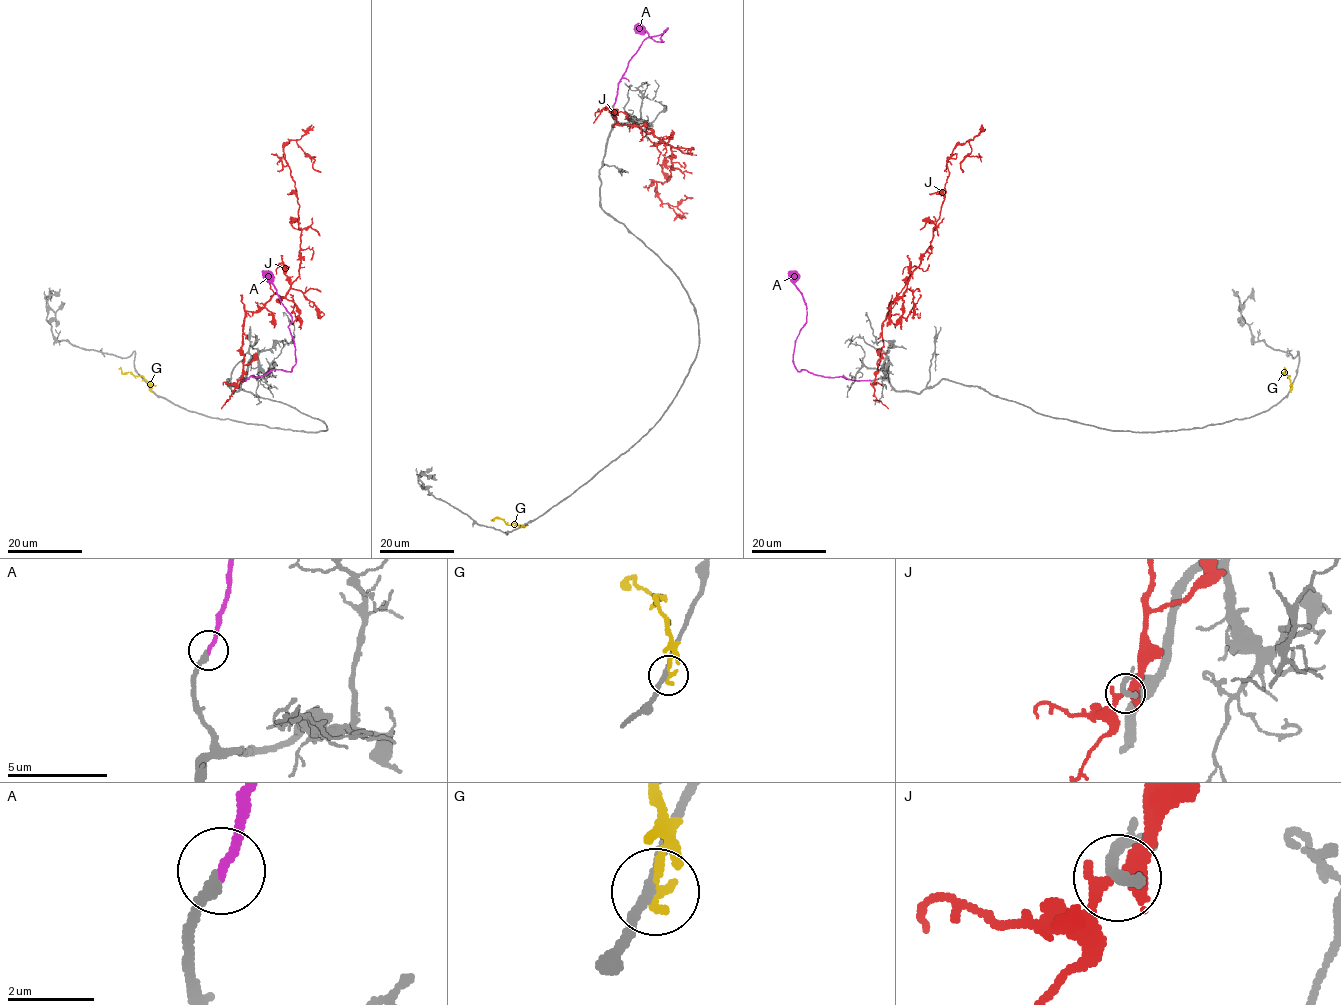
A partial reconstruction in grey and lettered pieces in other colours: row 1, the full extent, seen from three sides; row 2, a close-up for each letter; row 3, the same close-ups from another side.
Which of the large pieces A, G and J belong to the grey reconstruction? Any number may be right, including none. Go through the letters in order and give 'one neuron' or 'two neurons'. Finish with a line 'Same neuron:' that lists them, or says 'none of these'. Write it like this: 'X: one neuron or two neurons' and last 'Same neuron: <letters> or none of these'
A: one neuron
G: two neurons
J: two neurons
Same neuron: A

